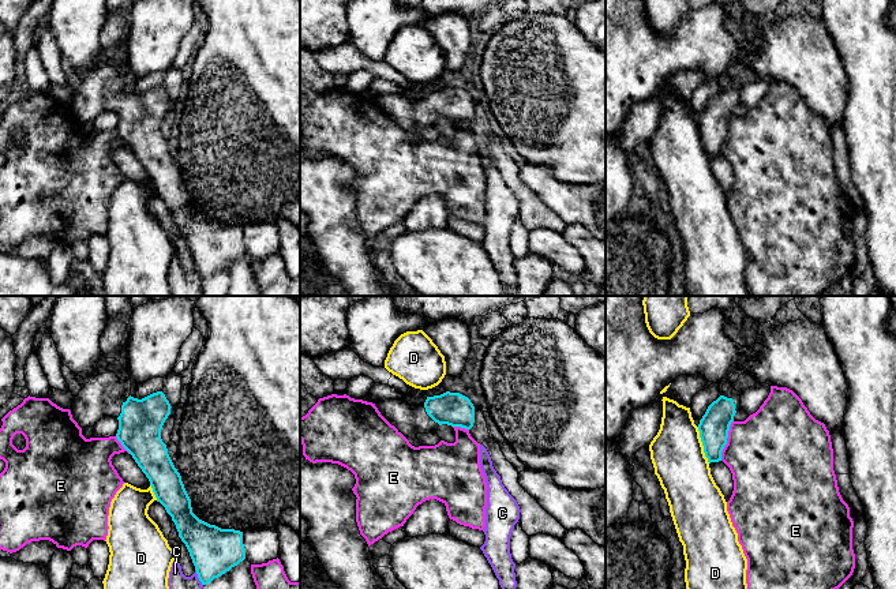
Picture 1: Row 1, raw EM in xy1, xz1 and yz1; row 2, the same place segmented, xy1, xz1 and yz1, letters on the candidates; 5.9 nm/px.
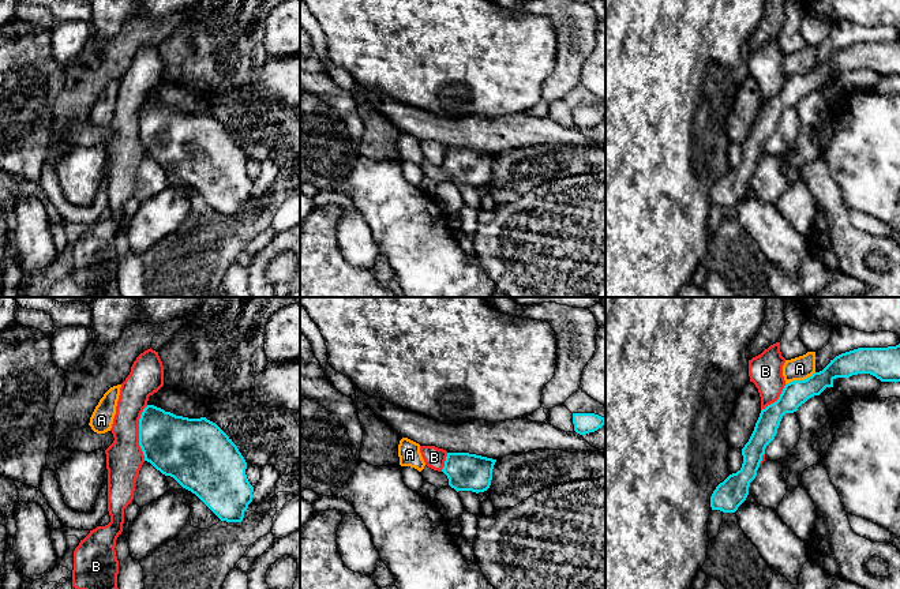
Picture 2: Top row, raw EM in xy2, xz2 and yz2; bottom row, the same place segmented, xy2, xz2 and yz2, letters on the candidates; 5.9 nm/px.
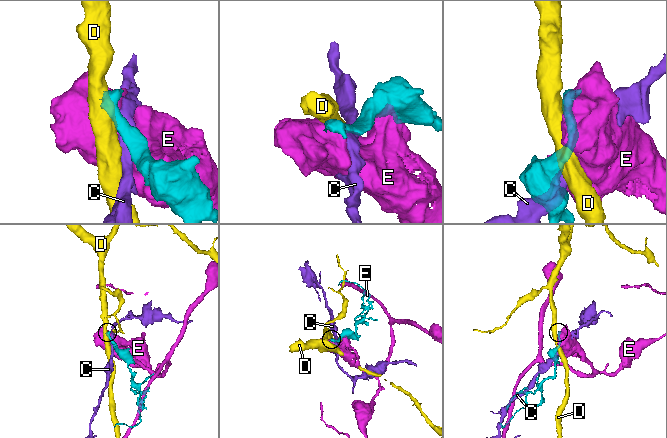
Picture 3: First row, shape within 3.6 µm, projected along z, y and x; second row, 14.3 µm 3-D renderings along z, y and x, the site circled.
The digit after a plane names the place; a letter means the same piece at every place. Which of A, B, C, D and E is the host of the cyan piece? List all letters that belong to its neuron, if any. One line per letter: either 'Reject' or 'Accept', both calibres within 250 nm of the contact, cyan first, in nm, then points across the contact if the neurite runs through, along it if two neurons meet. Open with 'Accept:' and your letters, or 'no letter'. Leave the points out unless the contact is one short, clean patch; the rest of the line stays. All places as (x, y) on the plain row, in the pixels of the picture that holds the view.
Accept: no letter
A: Reject. Thickness 150 nm (cyan) against 140 nm. Boundary: yz2 (814, 66), (803, 74), (794, 74), (786, 79)
B: Reject. Thickness 360 nm (cyan) against 220 nm
C: Reject. Thickness 280 nm (cyan) against 180 nm
D: Reject. Thickness 180 nm (cyan) against 320 nm. Boundary: yz1 (697, 122), (704, 150), (709, 157)
E: Reject. Thickness 180 nm (cyan) against 460 nm

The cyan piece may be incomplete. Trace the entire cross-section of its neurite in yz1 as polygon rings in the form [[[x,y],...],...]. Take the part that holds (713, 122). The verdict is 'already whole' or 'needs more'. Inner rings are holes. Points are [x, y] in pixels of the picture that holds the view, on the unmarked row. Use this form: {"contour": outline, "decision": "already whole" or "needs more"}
{"contour": [[[734,68],[724,79],[723,89],[713,95],[698,119],[700,132],[708,157],[721,155],[721,146],[727,139],[730,120],[741,104],[741,89],[732,79],[739,68]]], "decision": "needs more"}

